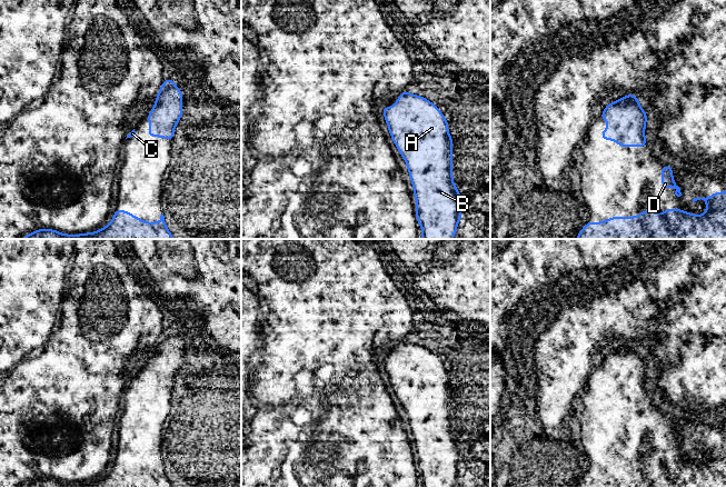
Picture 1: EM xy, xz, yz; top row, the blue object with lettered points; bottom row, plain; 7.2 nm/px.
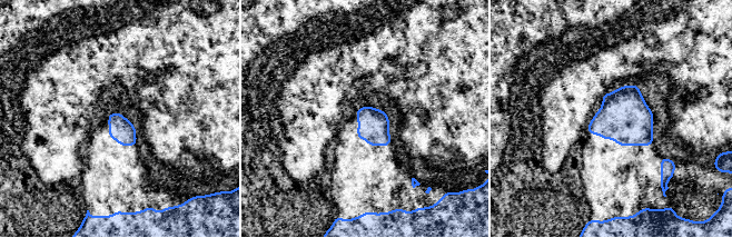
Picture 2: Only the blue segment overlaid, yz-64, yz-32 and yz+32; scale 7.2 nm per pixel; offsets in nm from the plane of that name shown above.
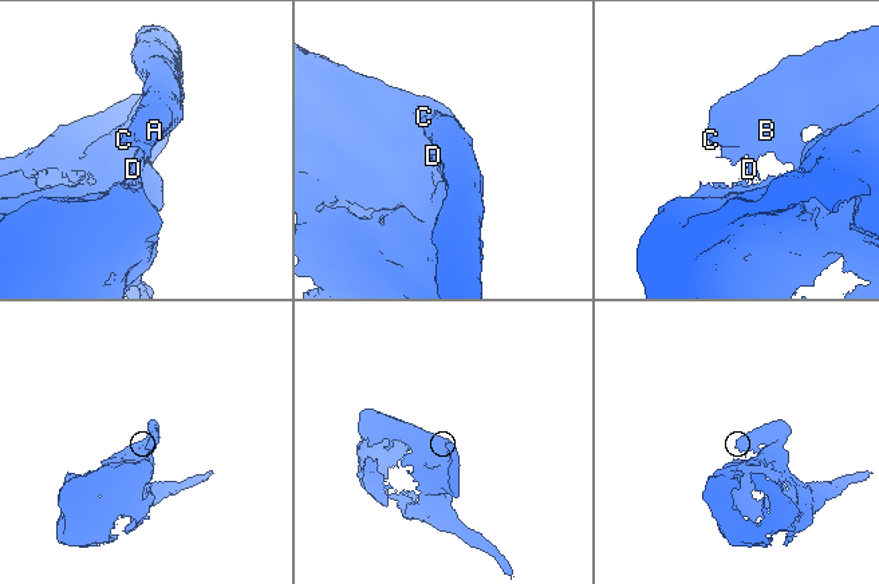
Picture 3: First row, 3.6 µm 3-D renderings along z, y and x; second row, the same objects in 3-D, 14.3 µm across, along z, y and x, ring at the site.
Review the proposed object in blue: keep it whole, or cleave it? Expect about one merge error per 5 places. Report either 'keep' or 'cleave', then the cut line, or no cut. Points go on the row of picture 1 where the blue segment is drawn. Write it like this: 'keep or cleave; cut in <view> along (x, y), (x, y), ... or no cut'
keep; no cut

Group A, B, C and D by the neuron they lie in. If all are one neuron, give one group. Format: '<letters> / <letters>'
A B C D

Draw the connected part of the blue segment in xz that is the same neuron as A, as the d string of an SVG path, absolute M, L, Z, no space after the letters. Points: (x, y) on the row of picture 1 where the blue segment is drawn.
M406 91L400 92L400 96L398 97L394 107L389 108L385 106L381 108L381 110L384 112L385 120L388 125L389 133L396 147L400 151L401 157L406 161L407 168L409 170L409 177L411 179L411 183L412 183L414 192L415 192L415 199L417 203L416 218L422 229L421 239L452 239L457 231L457 225L459 220L461 219L463 215L461 215L461 195L457 192L457 186L452 182L452 137L448 135L447 119L439 111L439 109L429 100L427 100L424 97L419 97Z

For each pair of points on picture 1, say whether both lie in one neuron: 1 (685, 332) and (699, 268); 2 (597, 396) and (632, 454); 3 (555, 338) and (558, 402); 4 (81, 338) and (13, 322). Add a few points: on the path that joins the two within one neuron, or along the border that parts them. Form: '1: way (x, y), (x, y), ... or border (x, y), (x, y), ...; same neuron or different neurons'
1: border (714, 275), (704, 276); different neurons
2: way (612, 410), (619, 418), (619, 426), (626, 439); same neuron
3: way (557, 354), (558, 387); same neuron
4: border (61, 307), (59, 320), (45, 346); different neurons

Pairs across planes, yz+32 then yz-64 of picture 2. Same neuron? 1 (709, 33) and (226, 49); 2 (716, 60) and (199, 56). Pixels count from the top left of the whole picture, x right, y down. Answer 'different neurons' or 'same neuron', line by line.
1: same neuron
2: different neurons

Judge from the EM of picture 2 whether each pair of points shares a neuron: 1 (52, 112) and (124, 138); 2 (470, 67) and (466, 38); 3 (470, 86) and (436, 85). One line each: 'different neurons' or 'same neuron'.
1: different neurons
2: same neuron
3: same neuron

